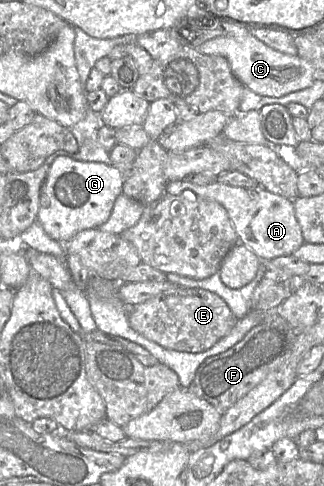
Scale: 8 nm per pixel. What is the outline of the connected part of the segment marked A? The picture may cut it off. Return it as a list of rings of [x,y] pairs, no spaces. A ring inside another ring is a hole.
[[[186,180],[171,181],[167,183],[165,193],[179,195],[186,190],[204,199],[220,203],[228,213],[239,243],[254,252],[262,262],[268,262],[278,256],[293,254],[305,242],[293,201],[288,198],[269,192],[260,186],[242,188],[218,181],[204,186]]]

